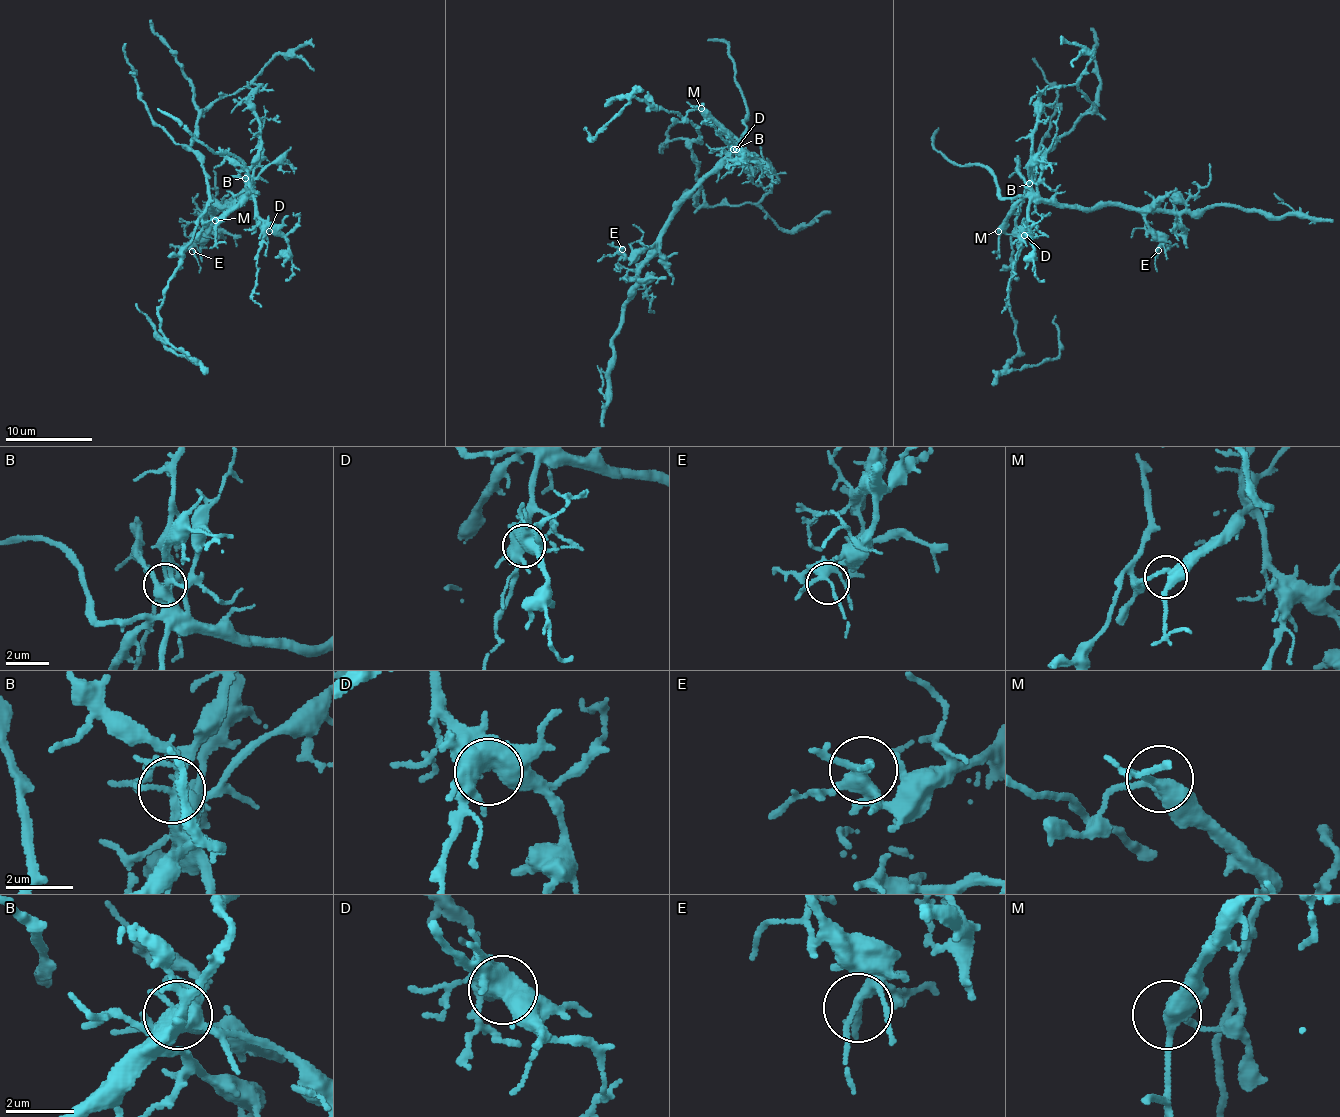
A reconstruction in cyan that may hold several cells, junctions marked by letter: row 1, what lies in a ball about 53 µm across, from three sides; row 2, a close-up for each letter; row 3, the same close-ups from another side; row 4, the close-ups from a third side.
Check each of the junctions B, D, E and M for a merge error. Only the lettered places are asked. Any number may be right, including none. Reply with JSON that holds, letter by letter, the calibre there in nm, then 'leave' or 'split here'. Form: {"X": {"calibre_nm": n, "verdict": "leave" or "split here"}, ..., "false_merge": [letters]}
{"B": {"calibre_nm": 340, "verdict": "leave"}, "D": {"calibre_nm": 600, "verdict": "leave"}, "E": {"calibre_nm": 240, "verdict": "leave"}, "M": {"calibre_nm": 340, "verdict": "leave"}, "false_merge": []}

